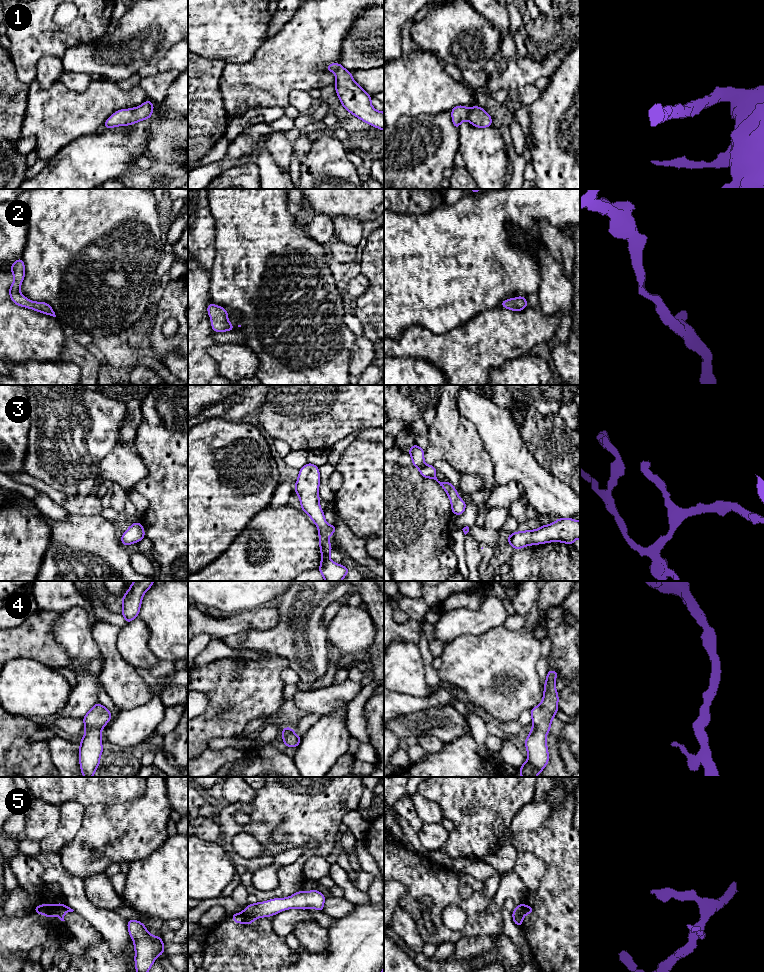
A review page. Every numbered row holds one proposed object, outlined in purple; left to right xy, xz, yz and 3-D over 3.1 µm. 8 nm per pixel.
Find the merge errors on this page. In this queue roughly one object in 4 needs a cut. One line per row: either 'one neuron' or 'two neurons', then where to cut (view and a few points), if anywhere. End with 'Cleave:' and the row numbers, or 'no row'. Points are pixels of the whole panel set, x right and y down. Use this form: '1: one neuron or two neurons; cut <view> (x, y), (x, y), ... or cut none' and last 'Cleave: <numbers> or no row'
1: one neuron; cut none
2: one neuron; cut none
3: one neuron; cut none
4: one neuron; cut none
5: two neurons; cut yz (521, 904), (523, 915)
Cleave: 5

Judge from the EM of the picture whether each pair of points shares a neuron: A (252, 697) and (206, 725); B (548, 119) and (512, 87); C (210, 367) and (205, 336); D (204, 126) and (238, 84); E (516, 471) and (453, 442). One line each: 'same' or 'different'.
A: same
B: different
C: same
D: different
E: different

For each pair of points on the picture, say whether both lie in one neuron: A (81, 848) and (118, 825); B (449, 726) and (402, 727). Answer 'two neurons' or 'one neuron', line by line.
A: one neuron
B: one neuron

